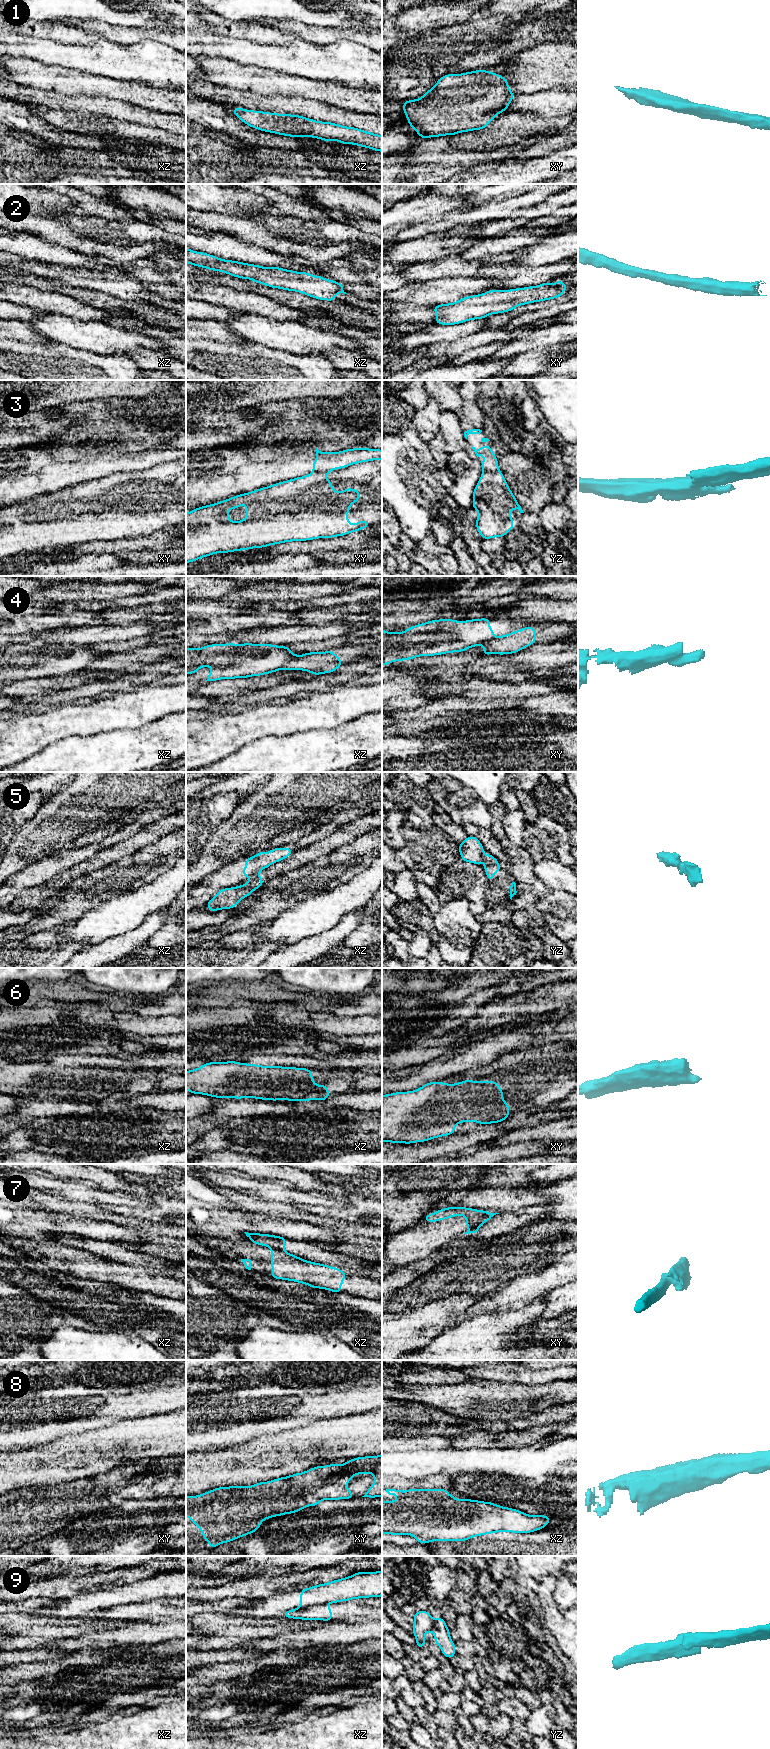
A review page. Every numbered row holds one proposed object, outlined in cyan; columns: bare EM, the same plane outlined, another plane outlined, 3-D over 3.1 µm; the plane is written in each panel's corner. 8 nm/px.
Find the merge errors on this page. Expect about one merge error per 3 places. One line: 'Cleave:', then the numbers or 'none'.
Cleave: 3, 4, 5, 7, 9

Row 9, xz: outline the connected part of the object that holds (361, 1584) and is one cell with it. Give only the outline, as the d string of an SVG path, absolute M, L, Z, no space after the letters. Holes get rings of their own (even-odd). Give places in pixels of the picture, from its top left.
M382 1571L357 1572L342 1579L301 1590L299 1608L381 1596Z

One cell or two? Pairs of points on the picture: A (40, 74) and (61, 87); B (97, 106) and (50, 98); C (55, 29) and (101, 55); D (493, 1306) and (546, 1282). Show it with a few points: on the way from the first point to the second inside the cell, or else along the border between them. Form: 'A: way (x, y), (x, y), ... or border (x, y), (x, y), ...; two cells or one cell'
A: way (45, 77), (51, 77), (56, 82); one cell
B: way (85, 104), (62, 102); one cell
C: border (102, 38), (88, 45), (59, 43); two cells
D: way (506, 1297), (533, 1286); one cell

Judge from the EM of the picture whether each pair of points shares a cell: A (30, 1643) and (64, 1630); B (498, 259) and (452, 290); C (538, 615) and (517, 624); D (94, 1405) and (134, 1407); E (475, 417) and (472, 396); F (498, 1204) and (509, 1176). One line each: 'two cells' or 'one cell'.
A: one cell
B: two cells
C: two cells
D: one cell
E: one cell
F: one cell

